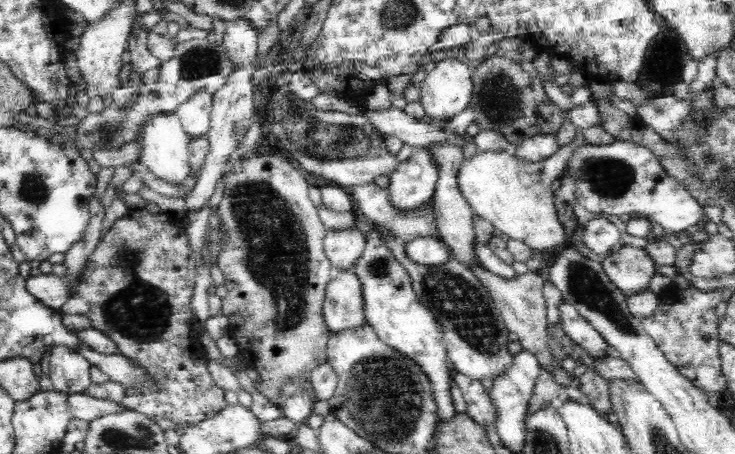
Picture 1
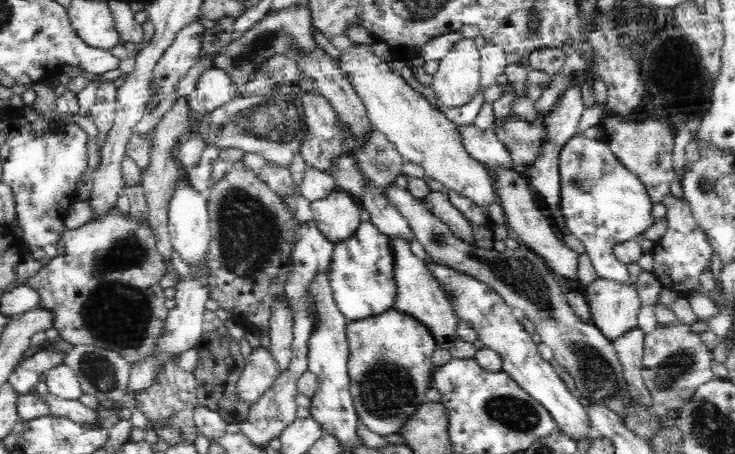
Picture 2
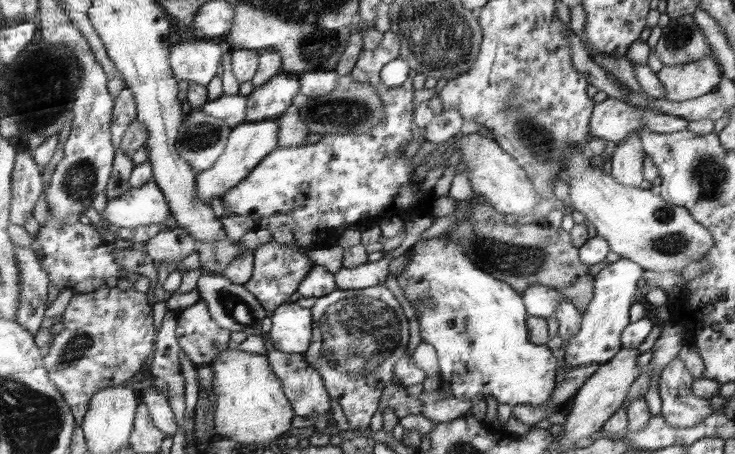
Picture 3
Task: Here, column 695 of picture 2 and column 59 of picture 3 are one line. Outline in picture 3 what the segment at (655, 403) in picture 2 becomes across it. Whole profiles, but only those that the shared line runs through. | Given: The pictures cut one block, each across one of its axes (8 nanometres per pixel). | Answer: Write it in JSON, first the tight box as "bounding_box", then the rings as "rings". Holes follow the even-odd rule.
{"bounding_box":[46,284,157,424],"rings":[[[100,284],[95,292],[89,294],[76,294],[72,296],[64,313],[64,329],[53,336],[50,350],[46,355],[47,372],[56,388],[60,388],[60,394],[64,396],[71,411],[76,416],[76,422],[81,424],[92,395],[108,385],[124,385],[136,373],[148,371],[150,356],[154,354],[155,339],[157,338],[154,327],[152,306],[148,296],[144,292],[136,290],[120,290],[120,288],[108,288]]]}

